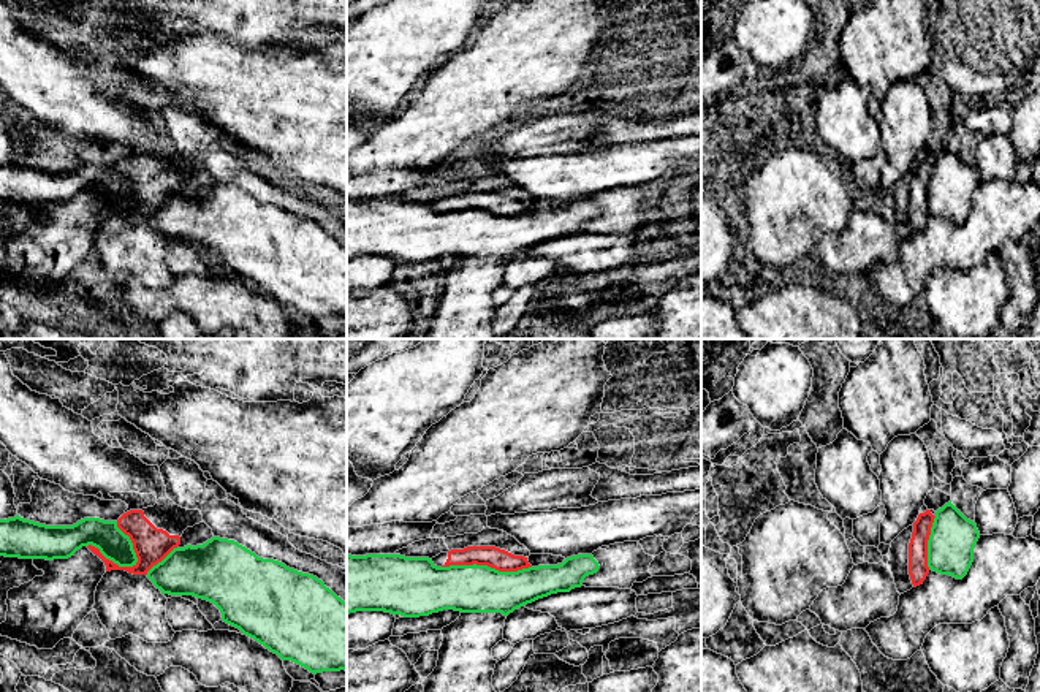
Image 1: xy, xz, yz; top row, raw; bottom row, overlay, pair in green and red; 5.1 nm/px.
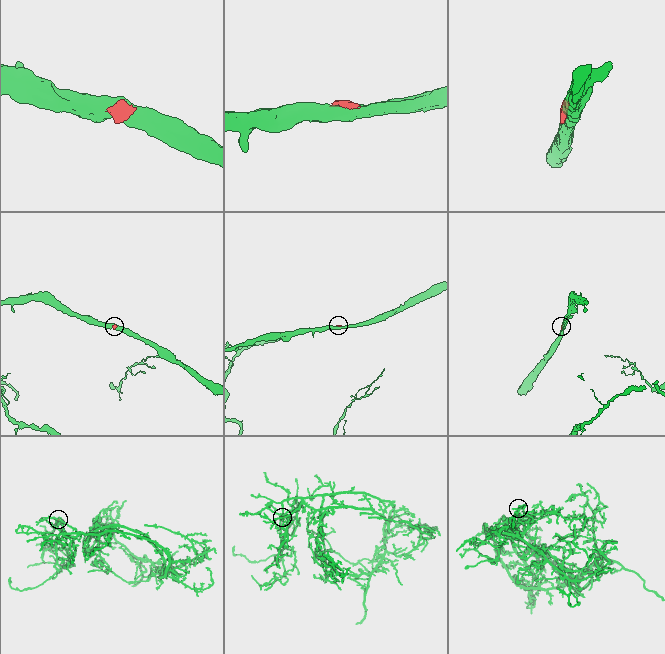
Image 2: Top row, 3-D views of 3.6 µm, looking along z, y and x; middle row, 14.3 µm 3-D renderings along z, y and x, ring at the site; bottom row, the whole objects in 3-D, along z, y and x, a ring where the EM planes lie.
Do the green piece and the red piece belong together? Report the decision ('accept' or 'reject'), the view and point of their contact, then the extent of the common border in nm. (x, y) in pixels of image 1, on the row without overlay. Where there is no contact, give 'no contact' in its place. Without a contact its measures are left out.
reject; meets green in xy at (113, 206); contact 280 nm long

